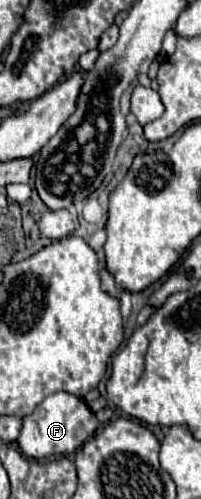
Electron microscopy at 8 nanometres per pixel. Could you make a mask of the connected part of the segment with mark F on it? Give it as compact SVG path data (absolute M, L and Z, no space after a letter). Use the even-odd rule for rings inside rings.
M54 393L48 395L32 415L24 417L22 431L18 437L18 445L24 455L32 459L44 459L50 455L70 455L74 453L86 439L94 435L98 427L98 419L88 409L88 405L70 393Z

